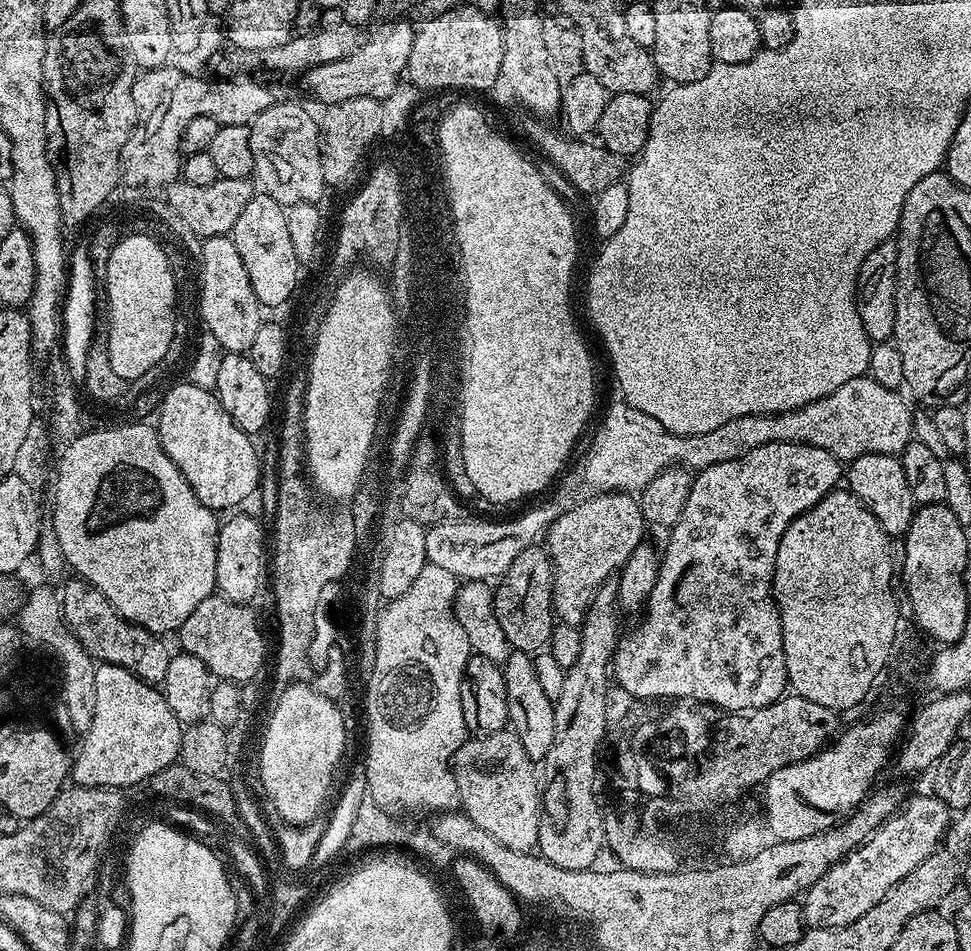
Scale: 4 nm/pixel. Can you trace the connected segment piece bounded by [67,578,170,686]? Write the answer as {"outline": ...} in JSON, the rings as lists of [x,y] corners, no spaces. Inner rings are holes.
{"outline":[[[81,578],[70,580],[67,585],[67,613],[73,628],[79,632],[79,639],[90,650],[90,654],[101,664],[113,664],[130,670],[138,678],[153,686],[163,685],[166,678],[166,666],[170,659],[170,651],[163,644],[157,633],[146,630],[134,622],[130,622],[98,590]]]}

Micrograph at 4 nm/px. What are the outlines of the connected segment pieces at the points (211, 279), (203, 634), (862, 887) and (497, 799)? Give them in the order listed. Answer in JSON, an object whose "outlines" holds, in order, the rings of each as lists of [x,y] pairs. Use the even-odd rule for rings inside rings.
{"outlines":[[[[231,235],[214,236],[204,241],[202,269],[205,270],[204,314],[219,336],[224,352],[247,353],[262,323],[262,306],[250,286],[250,274],[242,266],[242,257],[234,246]]],[[[219,594],[202,598],[202,602],[194,606],[194,614],[190,614],[178,630],[179,647],[199,658],[216,680],[246,682],[266,660],[264,632],[259,618],[250,609],[248,604],[235,604]]],[[[927,794],[927,796],[916,796],[907,801],[898,811],[895,812],[885,822],[878,831],[872,833],[872,836],[864,844],[859,844],[849,856],[844,856],[814,886],[810,886],[807,892],[802,896],[802,907],[804,909],[804,923],[808,928],[841,928],[850,926],[858,922],[866,914],[866,910],[874,910],[882,898],[899,880],[906,878],[910,870],[914,870],[935,848],[940,847],[945,832],[950,827],[950,809],[937,796]]],[[[505,730],[489,736],[473,735],[465,739],[461,748],[452,755],[452,773],[454,782],[458,782],[460,808],[486,834],[498,838],[510,850],[532,852],[540,843],[540,810],[542,807],[542,780],[534,761],[522,750],[522,742],[518,742],[515,732]]]]}

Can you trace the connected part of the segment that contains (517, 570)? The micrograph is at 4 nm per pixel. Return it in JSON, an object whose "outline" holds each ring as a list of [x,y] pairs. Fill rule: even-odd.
{"outline":[[[534,543],[523,550],[499,578],[494,588],[492,601],[498,618],[498,626],[502,626],[502,634],[515,651],[535,654],[547,649],[554,623],[552,559],[548,557],[547,547]]]}

